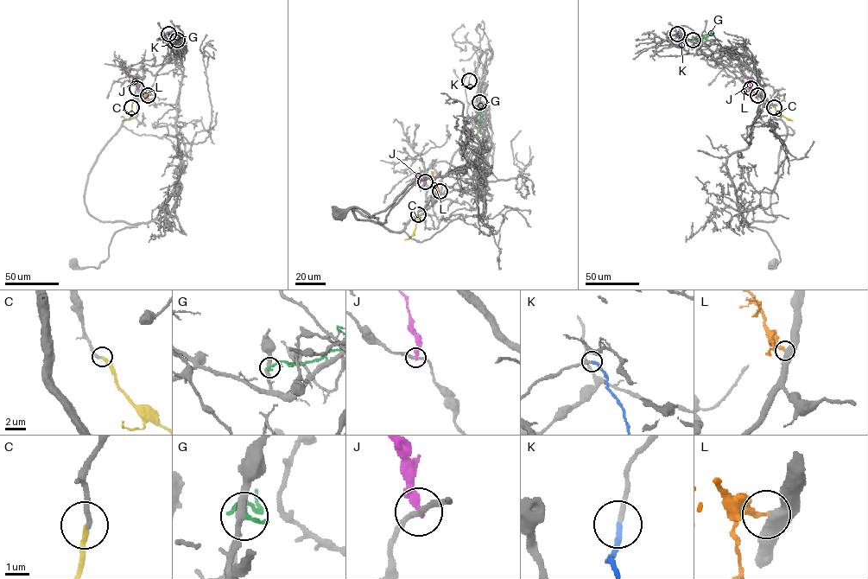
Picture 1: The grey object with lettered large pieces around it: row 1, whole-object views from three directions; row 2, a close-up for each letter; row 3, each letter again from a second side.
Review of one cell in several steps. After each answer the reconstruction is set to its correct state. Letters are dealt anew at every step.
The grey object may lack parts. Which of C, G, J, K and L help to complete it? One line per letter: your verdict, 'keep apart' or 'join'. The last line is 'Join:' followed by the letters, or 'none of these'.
C: join
G: keep apart
J: keep apart
K: join
L: keep apart
Join: C, K

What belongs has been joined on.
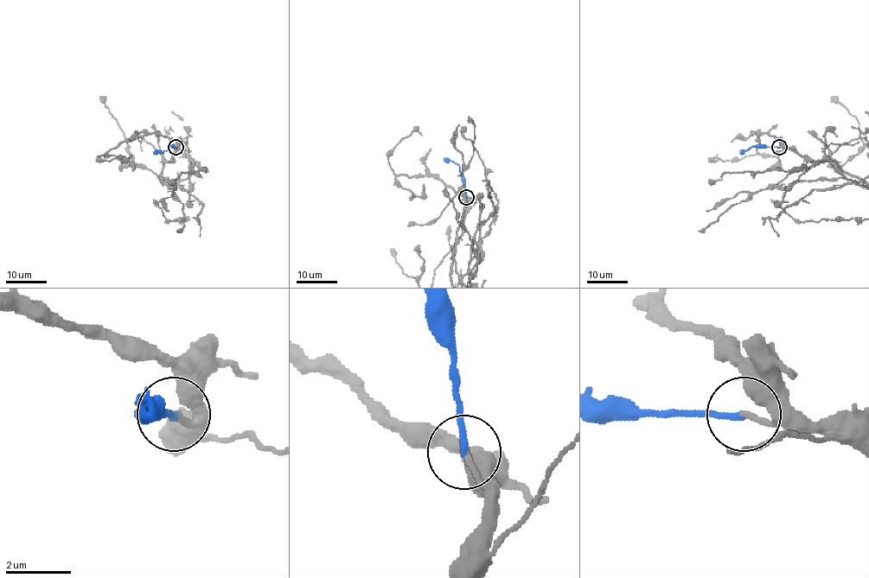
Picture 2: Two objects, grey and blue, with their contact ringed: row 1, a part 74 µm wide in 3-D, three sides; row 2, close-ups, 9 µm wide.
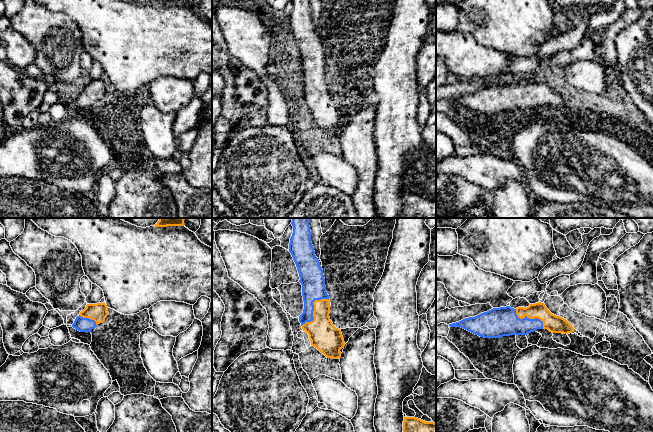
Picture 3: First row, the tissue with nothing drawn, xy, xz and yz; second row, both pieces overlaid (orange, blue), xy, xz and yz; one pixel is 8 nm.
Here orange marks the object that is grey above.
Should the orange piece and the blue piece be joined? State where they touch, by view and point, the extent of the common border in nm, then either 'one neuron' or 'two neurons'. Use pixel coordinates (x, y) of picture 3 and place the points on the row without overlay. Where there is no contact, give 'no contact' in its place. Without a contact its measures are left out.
contact xz (314, 85); length 320 nm; one neuron

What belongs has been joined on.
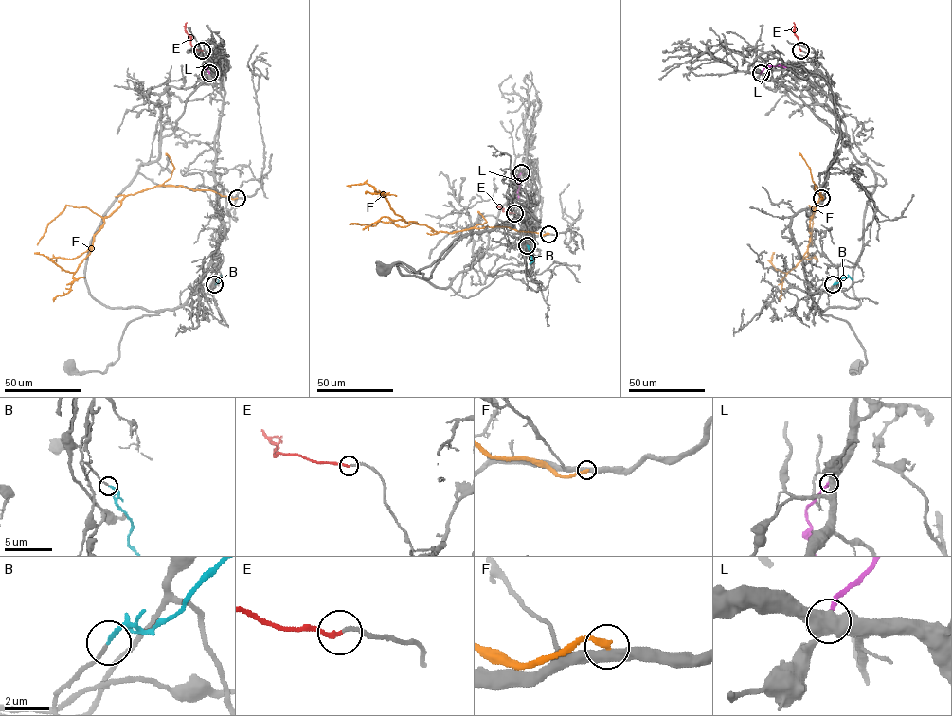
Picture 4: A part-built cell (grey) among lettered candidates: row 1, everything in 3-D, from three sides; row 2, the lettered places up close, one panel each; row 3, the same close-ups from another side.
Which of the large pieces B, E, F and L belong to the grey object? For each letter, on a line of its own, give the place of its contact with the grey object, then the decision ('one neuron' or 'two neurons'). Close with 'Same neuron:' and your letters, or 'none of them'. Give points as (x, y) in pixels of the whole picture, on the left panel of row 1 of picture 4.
B: (214, 284) | one neuron
E: (202, 50) | one neuron
F: (237, 198) | two neurons
L: (209, 73) | two neurons
Same neuron: B, E

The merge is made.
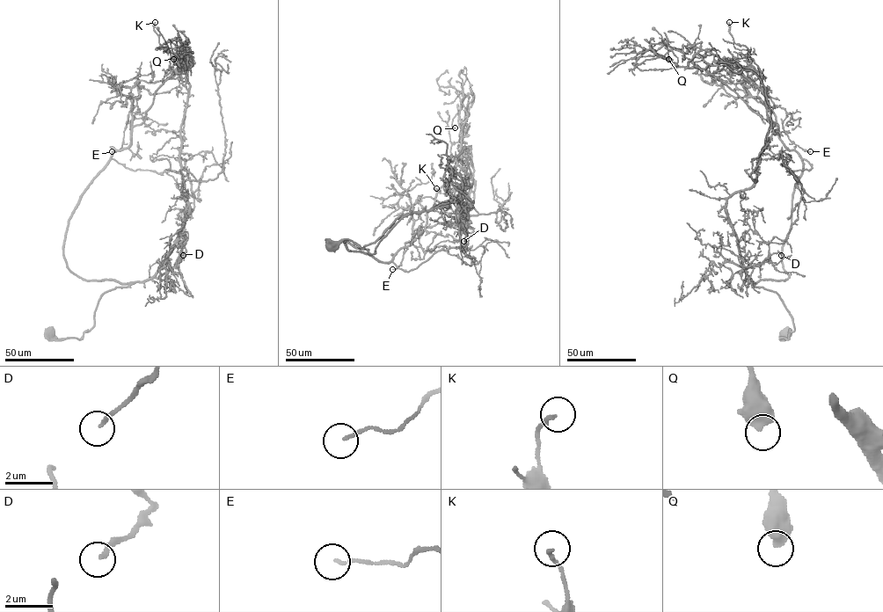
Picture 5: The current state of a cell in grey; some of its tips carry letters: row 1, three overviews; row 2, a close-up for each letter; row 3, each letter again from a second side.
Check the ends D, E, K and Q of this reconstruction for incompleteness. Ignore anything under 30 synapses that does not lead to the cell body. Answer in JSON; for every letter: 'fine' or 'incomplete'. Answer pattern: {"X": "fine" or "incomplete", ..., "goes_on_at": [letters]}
{"D": "fine", "E": "fine", "K": "fine", "Q": "fine", "goes_on_at": []}

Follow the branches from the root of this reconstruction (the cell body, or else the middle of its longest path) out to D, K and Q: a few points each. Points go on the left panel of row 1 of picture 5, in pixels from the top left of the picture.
D: (49, 331), (56, 340), (80, 338), (93, 325), (105, 292), (161, 277), (178, 266), (183, 255)
K: (49, 331), (80, 338), (105, 292), (154, 275), (186, 215), (186, 61), (161, 45), (155, 22)
Q: (49, 331), (80, 338), (100, 297), (148, 280), (180, 233), (193, 65), (180, 67), (171, 41), (173, 59)

